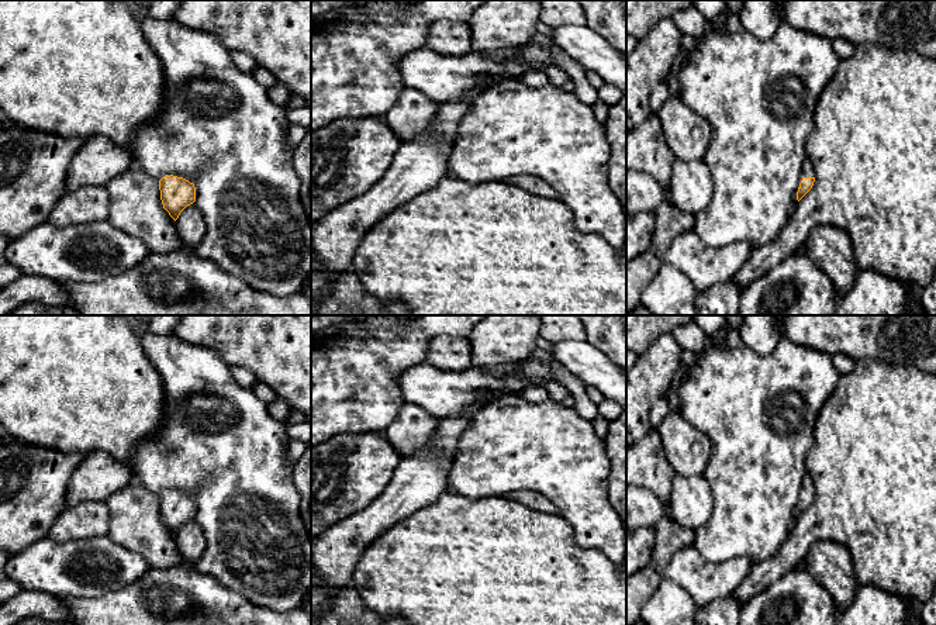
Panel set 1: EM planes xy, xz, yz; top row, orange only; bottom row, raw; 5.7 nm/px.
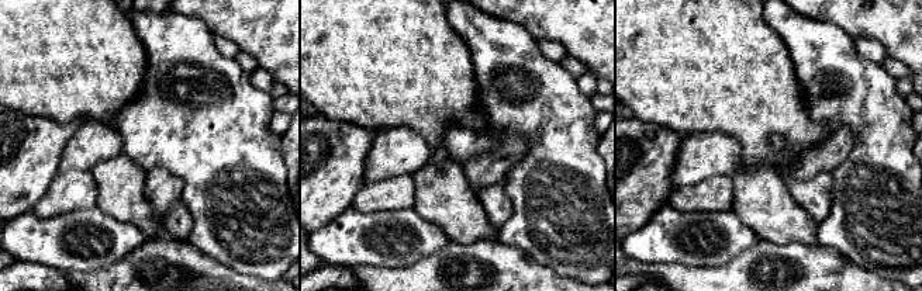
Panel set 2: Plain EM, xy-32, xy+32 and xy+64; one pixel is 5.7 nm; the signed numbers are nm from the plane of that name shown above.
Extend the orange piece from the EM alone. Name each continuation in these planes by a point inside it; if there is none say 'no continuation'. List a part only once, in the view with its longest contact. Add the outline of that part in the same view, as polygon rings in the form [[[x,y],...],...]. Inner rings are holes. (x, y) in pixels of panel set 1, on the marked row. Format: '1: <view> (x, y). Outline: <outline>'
1: yz (807, 168). Outline: [[[808,158],[805,159],[802,165],[802,175],[799,180],[802,180],[804,177],[815,177],[814,166]]]

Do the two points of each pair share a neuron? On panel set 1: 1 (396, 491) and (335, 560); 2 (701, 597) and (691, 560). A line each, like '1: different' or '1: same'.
1: same
2: same

